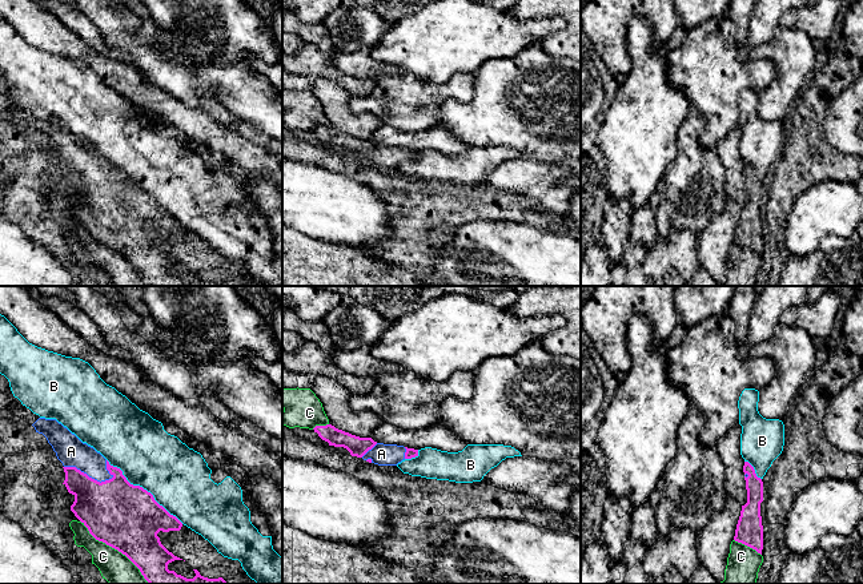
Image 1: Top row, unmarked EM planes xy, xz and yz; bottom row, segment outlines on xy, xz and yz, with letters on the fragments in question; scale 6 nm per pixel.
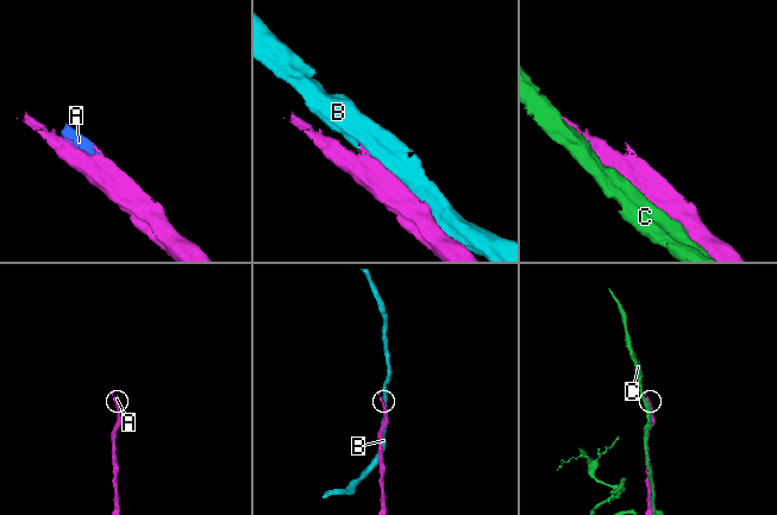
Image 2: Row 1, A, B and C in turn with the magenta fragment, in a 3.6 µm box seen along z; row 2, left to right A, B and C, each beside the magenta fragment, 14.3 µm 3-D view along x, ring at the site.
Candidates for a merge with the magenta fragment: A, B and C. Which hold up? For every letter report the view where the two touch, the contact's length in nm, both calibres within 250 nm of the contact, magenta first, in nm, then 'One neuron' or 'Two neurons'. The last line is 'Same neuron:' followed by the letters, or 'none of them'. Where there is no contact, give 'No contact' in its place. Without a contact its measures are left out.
A: Touches magenta in xy. Shared border 320 nm. Thickness 360 nm (magenta) against 180 nm. One neuron
B: Touches magenta in xy. Shared border 600 nm. Thickness 400 nm (magenta) against 380 nm. Two neurons
C: Touches magenta in xy. Shared border 550 nm. Thickness 400 nm (magenta) against 200 nm. Two neurons
Same neuron: A

